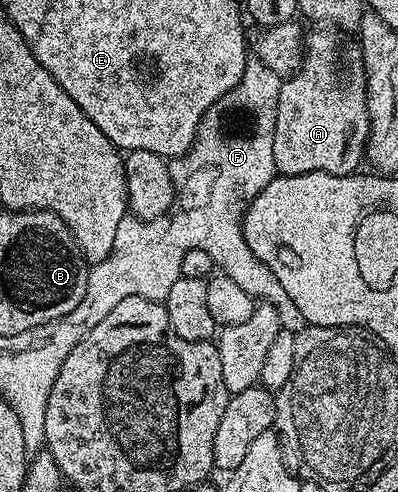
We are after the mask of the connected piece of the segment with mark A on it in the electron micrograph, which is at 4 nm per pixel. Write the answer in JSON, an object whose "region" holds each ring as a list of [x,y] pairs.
{"region":[[[314,28],[305,35],[302,63],[296,73],[289,75],[280,88],[280,100],[276,104],[276,136],[272,140],[272,156],[276,160],[278,174],[303,174],[304,172],[328,172],[329,174],[353,174],[363,165],[366,157],[366,141],[370,135],[370,117],[368,116],[368,92],[366,91],[366,69],[362,47],[353,33],[341,28]]]}

